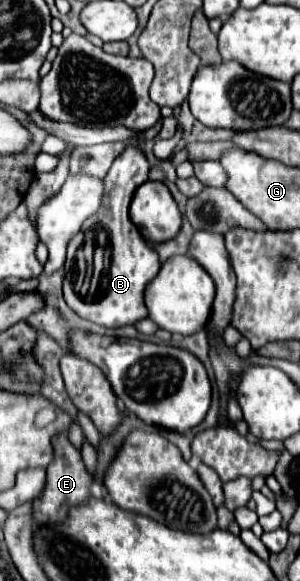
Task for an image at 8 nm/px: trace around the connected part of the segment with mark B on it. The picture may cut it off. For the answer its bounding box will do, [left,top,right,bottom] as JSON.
[64,145,158,327]

